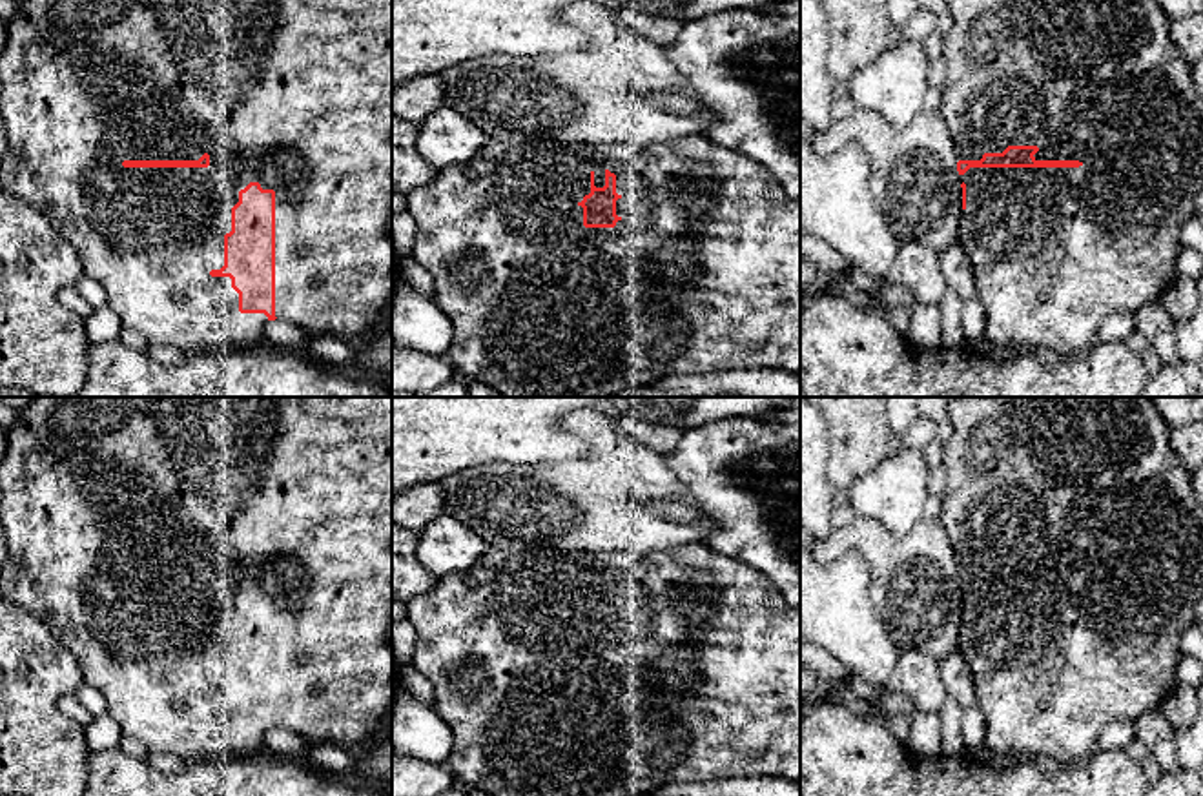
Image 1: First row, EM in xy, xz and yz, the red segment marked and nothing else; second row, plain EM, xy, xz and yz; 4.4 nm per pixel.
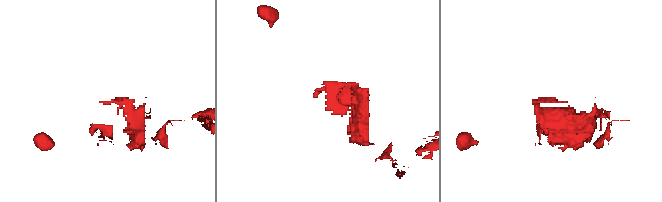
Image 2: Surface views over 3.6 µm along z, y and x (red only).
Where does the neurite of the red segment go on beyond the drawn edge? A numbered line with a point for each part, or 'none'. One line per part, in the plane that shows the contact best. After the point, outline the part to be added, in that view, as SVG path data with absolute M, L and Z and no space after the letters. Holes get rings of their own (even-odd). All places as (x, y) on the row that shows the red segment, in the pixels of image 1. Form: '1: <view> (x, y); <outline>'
1: xy (296, 95); M24 0L13 18L7 20L7 42L0 55L0 113L7 128L7 149L0 160L2 191L22 197L40 211L57 233L77 251L84 273L102 284L108 306L120 317L124 328L135 330L148 344L166 344L182 353L211 352L217 348L264 346L264 328L270 322L264 313L241 313L239 293L230 277L211 277L211 270L224 266L224 235L231 231L231 208L239 202L239 191L250 182L275 191L275 317L290 321L317 333L354 339L366 333L392 302L392 0ZM210 155L208 168L124 168L124 160L199 160Z

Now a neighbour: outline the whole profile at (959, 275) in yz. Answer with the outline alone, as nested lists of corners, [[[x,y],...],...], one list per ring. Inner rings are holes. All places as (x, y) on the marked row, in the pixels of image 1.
[[[959,240],[939,253],[939,264],[948,288],[957,291],[962,302],[977,297],[975,271]]]

